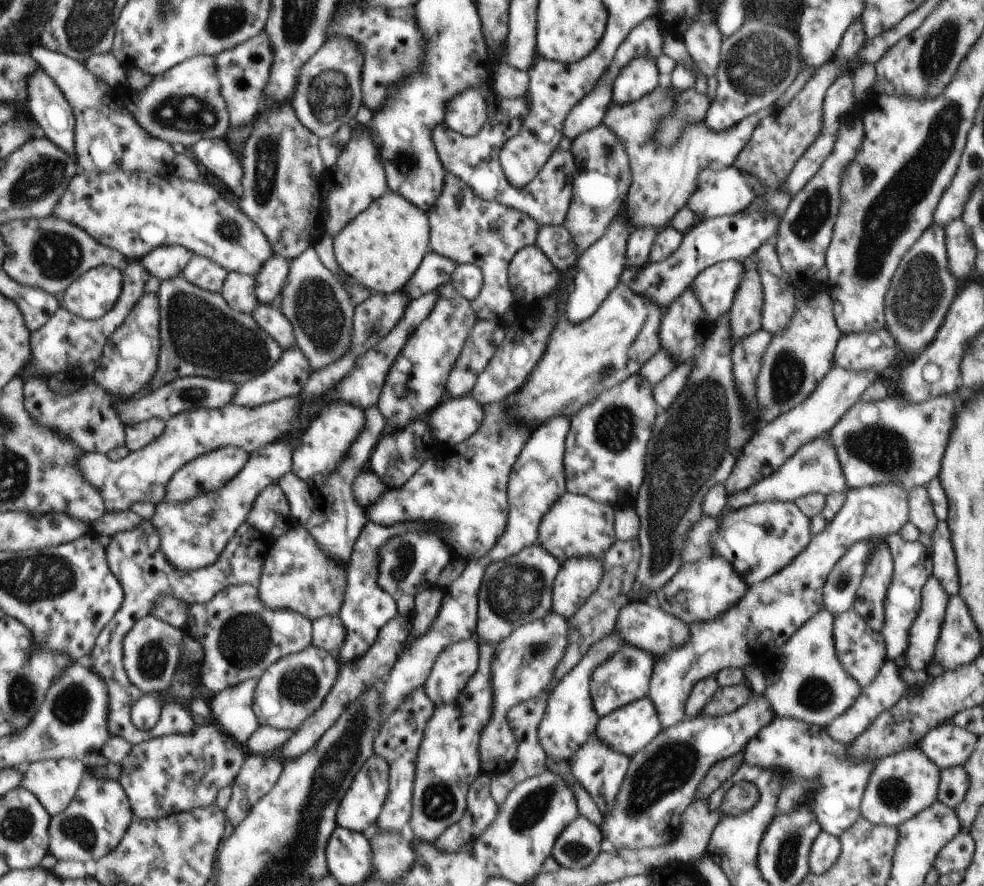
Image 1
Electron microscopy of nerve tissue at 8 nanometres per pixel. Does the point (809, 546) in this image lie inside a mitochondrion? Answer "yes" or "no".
no

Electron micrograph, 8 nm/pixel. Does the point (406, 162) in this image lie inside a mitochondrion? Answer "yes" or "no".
yes

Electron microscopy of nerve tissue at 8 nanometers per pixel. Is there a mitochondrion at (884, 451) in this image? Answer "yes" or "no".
yes

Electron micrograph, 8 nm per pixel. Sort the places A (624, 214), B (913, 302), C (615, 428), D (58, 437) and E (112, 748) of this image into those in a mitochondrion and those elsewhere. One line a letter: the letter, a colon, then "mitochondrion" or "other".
A: other
B: mitochondrion
C: mitochondrion
D: other
E: other

